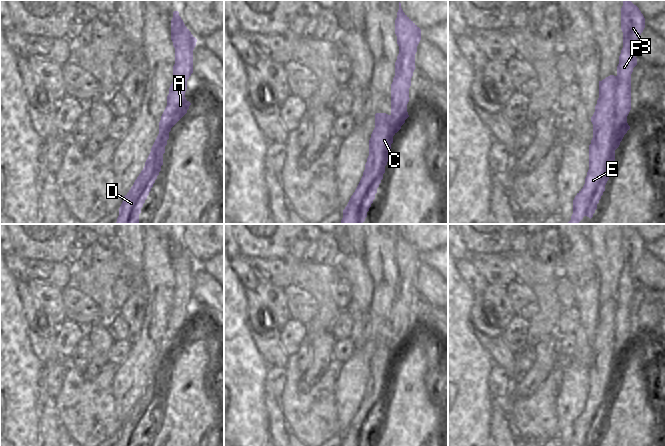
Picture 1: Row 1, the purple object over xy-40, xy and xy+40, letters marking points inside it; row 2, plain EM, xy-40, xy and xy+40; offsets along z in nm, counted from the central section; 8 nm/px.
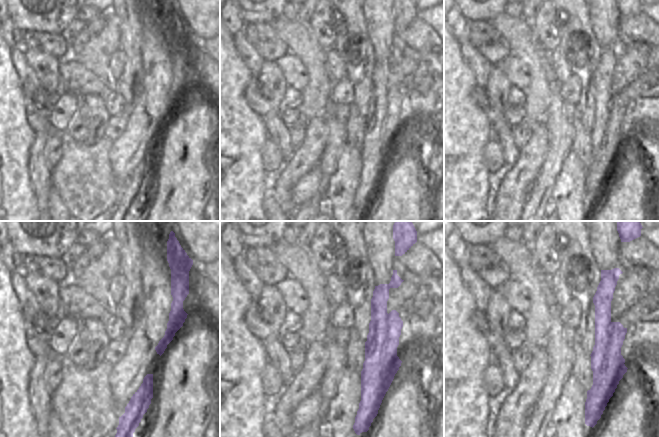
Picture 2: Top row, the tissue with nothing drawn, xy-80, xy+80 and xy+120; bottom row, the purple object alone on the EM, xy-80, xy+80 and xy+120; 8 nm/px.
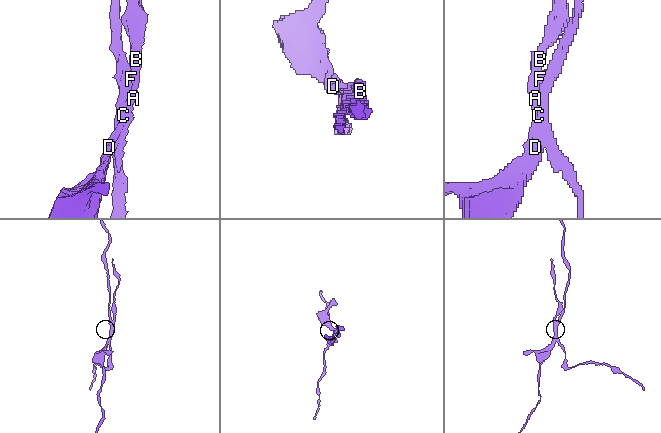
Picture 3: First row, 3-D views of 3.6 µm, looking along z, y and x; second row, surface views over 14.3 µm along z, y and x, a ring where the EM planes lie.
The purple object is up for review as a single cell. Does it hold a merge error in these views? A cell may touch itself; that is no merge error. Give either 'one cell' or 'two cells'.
two cells

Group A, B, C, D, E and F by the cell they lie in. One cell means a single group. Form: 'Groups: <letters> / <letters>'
Groups: A B F / C D E

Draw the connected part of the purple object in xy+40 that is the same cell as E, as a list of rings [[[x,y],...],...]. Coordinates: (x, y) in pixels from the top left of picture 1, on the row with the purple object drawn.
[[[610,75],[599,81],[599,98],[595,106],[595,112],[591,117],[593,124],[593,138],[589,145],[589,170],[585,178],[583,188],[577,193],[573,200],[573,214],[571,220],[566,224],[579,224],[584,216],[593,217],[597,204],[605,191],[605,185],[611,175],[611,170],[600,167],[599,162],[606,155],[615,155],[615,148],[611,144],[611,136],[615,128],[615,88],[617,86],[617,77]]]

